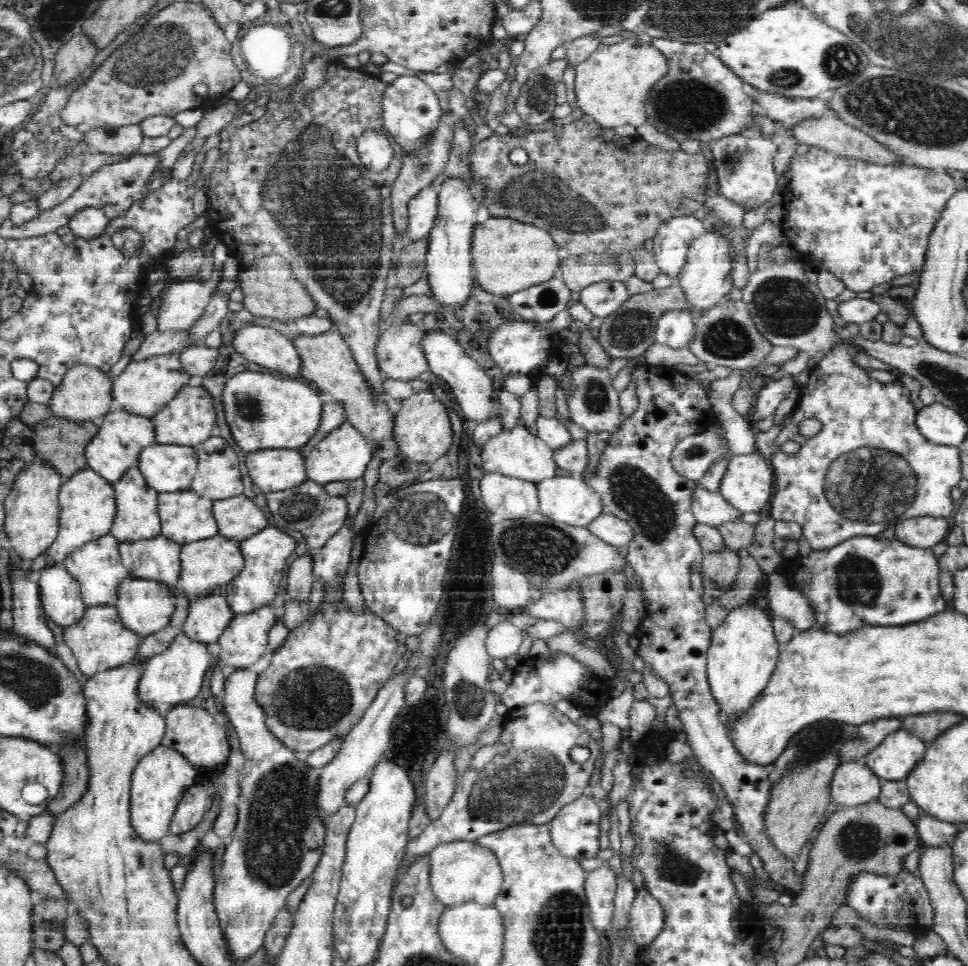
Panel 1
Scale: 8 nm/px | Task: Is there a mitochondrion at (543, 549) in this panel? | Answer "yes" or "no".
yes

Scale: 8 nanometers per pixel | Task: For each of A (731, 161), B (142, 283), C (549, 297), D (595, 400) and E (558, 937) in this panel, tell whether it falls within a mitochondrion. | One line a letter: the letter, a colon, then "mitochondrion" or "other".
A: mitochondrion
B: other
C: mitochondrion
D: mitochondrion
E: mitochondrion

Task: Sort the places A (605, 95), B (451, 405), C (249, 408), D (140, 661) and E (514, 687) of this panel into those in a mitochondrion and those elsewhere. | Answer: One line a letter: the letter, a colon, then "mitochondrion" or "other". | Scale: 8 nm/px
A: other
B: other
C: mitochondrion
D: other
E: other

